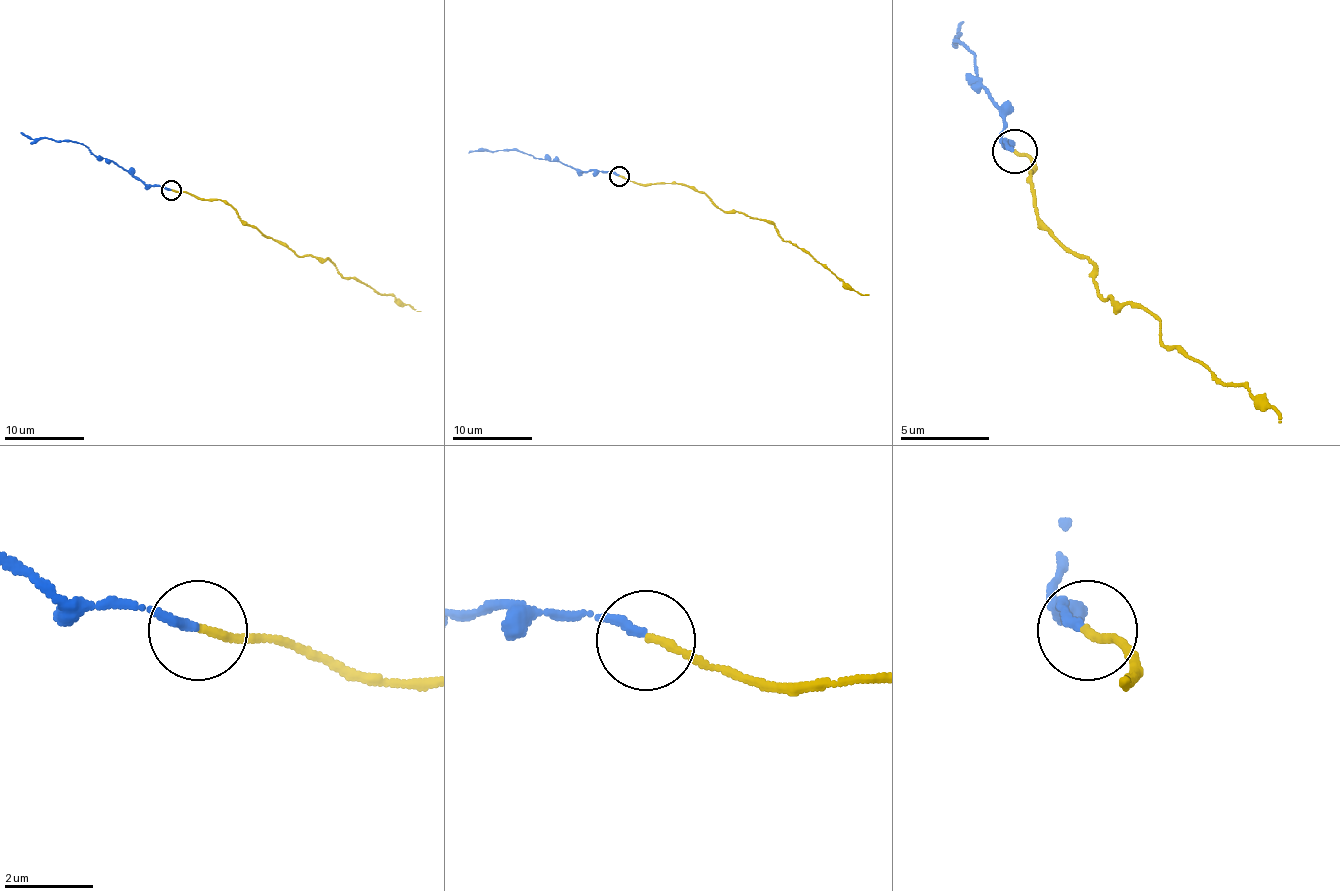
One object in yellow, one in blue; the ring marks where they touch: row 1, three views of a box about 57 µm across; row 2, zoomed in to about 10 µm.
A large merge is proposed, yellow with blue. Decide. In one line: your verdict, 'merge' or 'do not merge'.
do not merge

